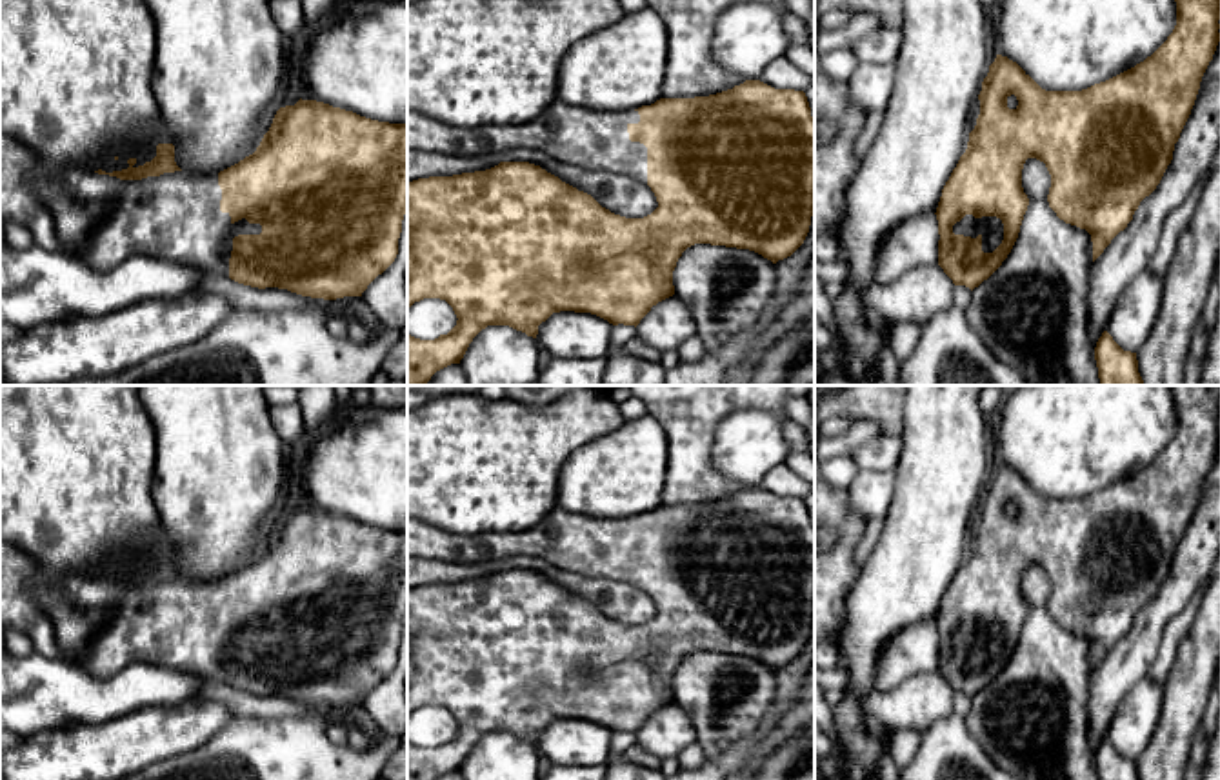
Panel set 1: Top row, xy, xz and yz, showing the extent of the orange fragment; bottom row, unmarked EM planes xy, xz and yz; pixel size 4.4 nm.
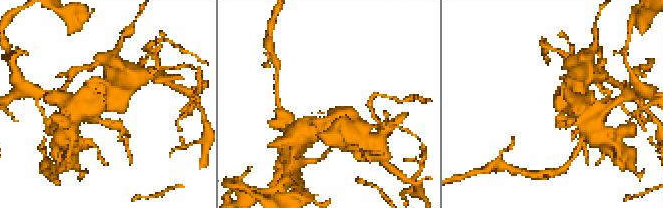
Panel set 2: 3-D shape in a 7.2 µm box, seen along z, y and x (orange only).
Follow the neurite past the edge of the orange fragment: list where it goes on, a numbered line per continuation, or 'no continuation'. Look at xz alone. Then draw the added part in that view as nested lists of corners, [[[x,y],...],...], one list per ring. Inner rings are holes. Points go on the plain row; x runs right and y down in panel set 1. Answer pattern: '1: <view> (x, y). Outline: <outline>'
1: xz (593, 548). Outline: [[[560,505],[527,531],[453,535],[422,520],[407,518],[407,556],[449,564],[498,564],[507,556],[525,555],[585,578],[627,582],[647,593],[647,555],[640,549],[631,549],[627,540],[627,533],[638,529],[640,522],[635,516],[625,520],[598,520],[564,511]]]

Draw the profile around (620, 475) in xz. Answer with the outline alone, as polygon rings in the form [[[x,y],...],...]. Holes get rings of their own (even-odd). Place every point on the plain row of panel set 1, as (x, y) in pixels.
[[[407,385],[407,391],[418,391],[429,396],[424,405],[407,411],[407,518],[422,520],[453,535],[482,535],[527,531],[556,505],[564,511],[598,520],[625,520],[642,513],[651,513],[662,505],[669,455],[667,435],[655,418],[645,415],[635,422],[627,422],[620,413],[620,405],[609,396],[609,391],[600,387],[575,389],[538,407],[524,405],[509,398],[487,400],[478,393],[480,387],[482,385]]]

